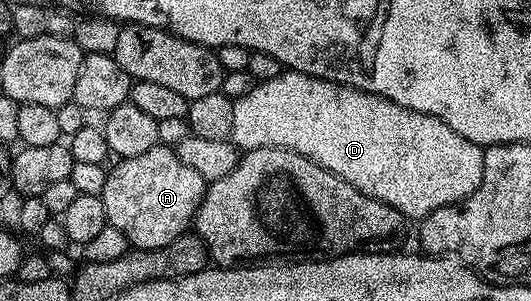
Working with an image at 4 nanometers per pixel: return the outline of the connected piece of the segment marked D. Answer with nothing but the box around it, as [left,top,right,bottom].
[230,71,484,218]

